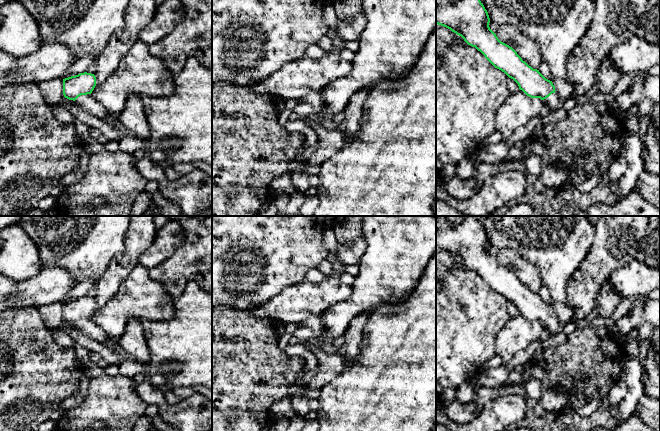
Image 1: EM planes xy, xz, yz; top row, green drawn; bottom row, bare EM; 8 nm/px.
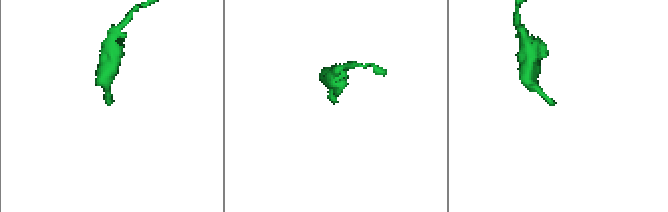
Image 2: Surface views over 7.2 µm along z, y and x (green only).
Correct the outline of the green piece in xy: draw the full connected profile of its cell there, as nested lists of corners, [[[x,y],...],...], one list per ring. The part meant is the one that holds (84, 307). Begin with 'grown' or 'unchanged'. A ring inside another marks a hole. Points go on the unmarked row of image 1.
grown; [[[80,297],[63,303],[63,319],[67,323],[75,325],[87,338],[107,345],[110,340],[109,335],[91,320],[95,310],[94,298]]]

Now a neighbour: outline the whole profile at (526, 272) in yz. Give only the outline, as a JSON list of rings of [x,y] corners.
[[[490,244],[489,251],[496,258],[498,263],[512,271],[523,285],[533,293],[539,293],[543,282],[536,266],[513,249],[499,249]]]

